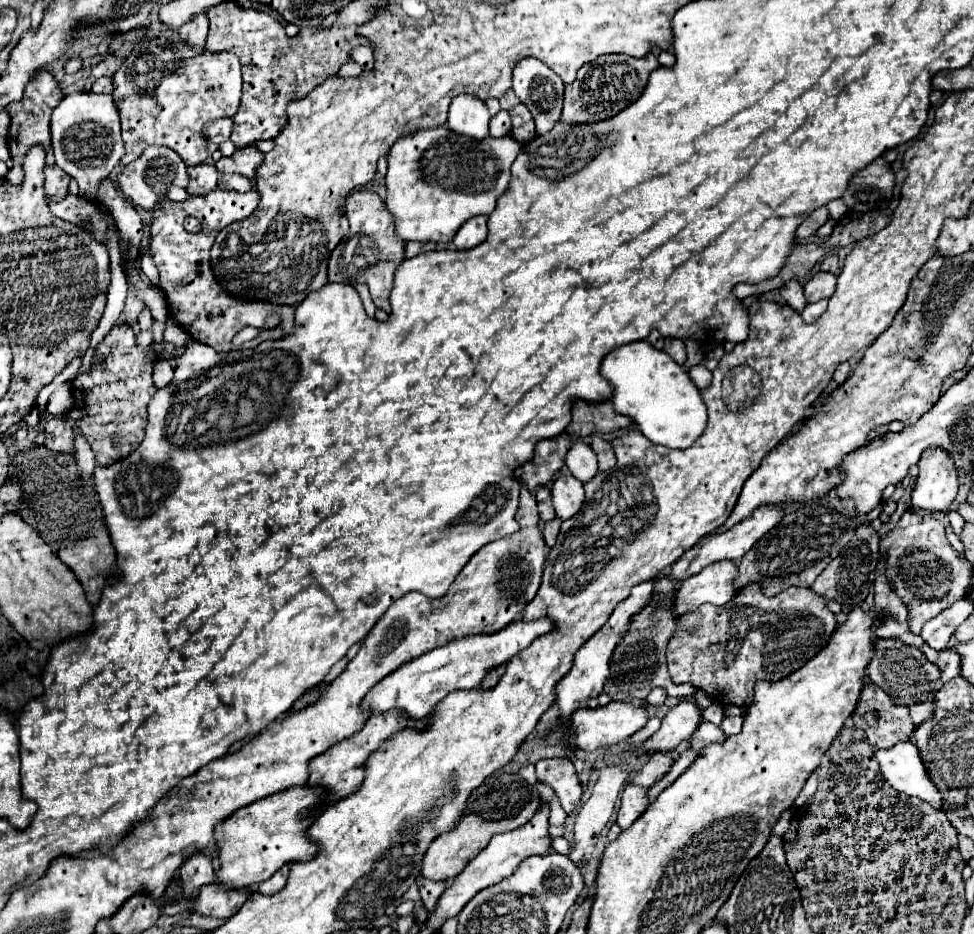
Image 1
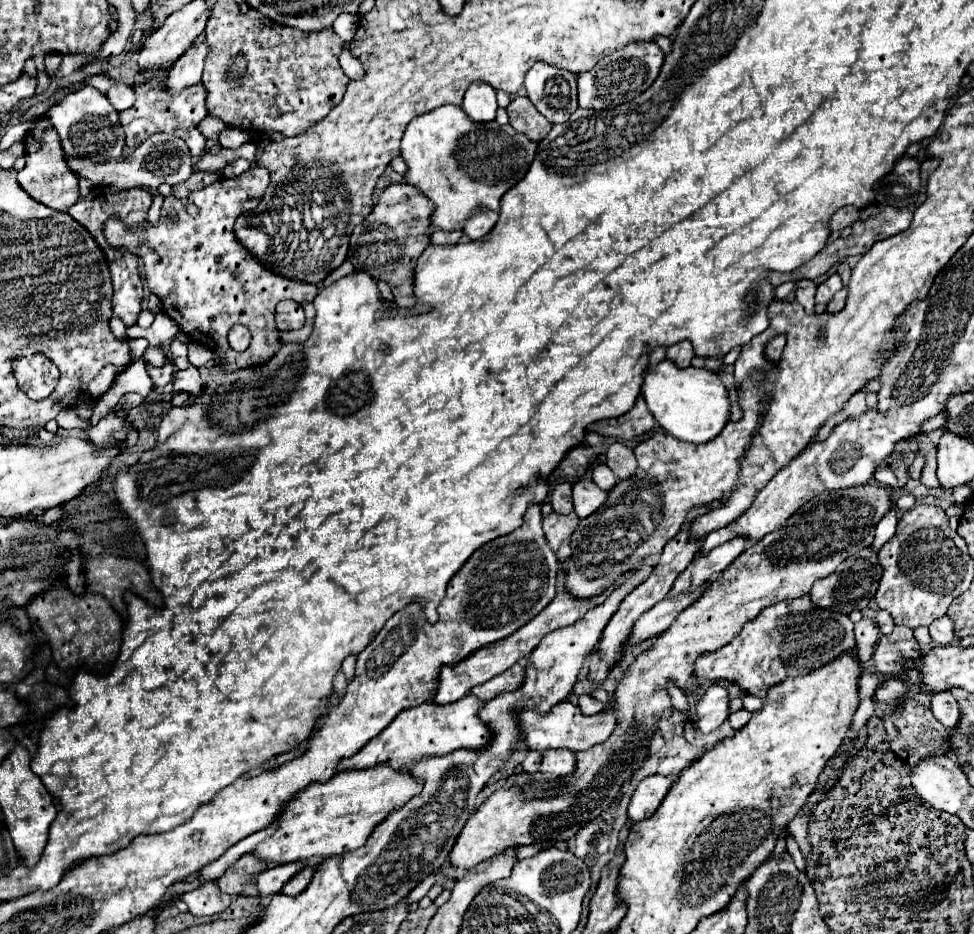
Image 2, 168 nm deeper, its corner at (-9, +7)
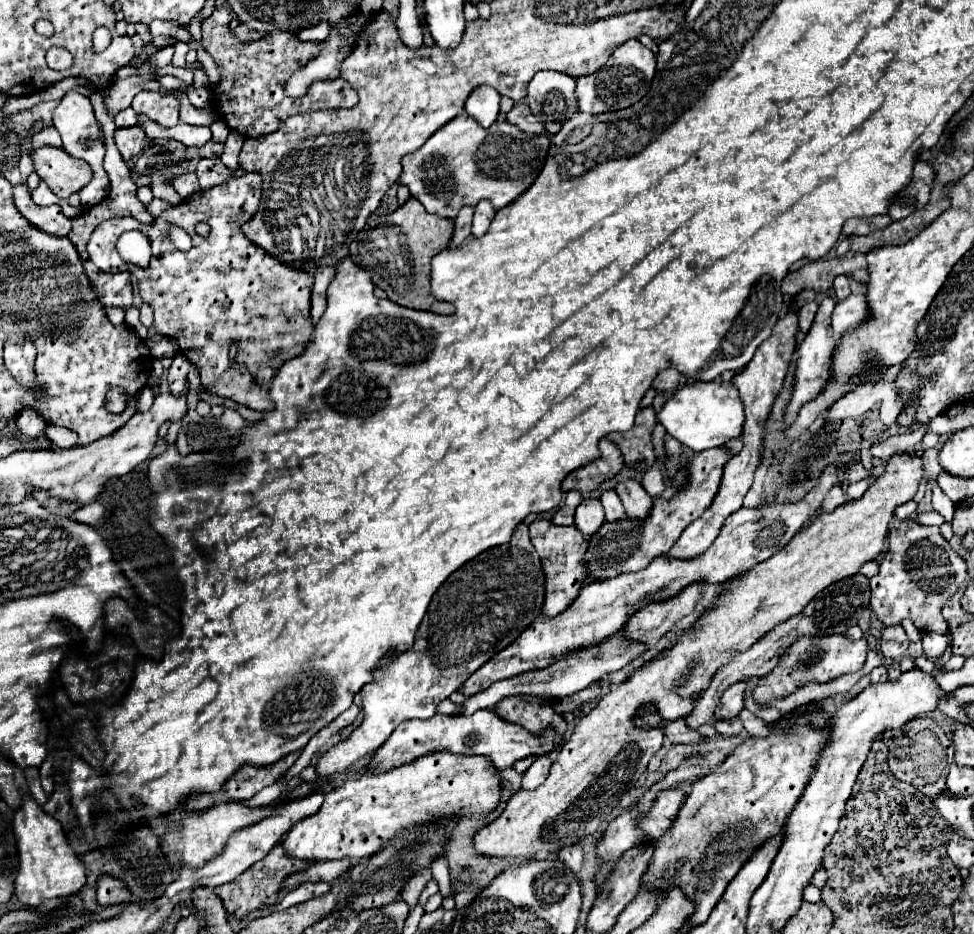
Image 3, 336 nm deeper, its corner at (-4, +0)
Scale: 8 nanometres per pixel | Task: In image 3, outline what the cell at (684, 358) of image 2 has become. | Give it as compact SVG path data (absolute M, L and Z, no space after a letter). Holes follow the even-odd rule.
M666 369L666 371L662 371L662 373L654 379L652 387L654 387L656 391L676 391L678 383L680 383L680 373L674 371L674 369Z

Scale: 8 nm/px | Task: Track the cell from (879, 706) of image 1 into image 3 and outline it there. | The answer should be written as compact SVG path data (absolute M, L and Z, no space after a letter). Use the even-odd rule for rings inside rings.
M928 717L914 719L900 729L886 731L884 743L890 749L888 767L896 779L914 785L918 791L922 791L930 799L946 791L946 775L948 775L950 763L954 761L954 745L942 731L942 727L938 727L932 719Z

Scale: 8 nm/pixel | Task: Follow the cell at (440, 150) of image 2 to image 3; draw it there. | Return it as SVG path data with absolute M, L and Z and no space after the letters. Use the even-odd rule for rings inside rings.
M462 113L454 117L450 123L446 123L442 129L438 129L418 151L402 157L404 171L400 175L400 183L408 187L414 199L420 199L426 211L448 217L448 219L454 219L464 205L474 207L482 199L488 199L494 203L496 209L502 209L510 205L512 201L516 201L534 183L534 179L544 167L548 149L550 149L548 133L530 135L530 133L520 131L516 125L508 121L496 121L484 129L468 113Z

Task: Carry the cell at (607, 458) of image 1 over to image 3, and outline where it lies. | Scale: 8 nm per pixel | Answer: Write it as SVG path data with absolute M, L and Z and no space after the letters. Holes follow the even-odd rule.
M624 481L618 485L616 489L620 501L624 503L624 509L626 509L626 515L640 523L642 519L648 519L650 515L650 509L652 509L652 503L654 499L644 491L644 487L638 483L638 481Z

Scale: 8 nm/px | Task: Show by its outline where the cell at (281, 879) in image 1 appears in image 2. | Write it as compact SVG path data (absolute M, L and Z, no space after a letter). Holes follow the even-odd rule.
M305 866L305 868L299 870L291 880L287 880L287 884L281 888L281 892L287 894L287 896L297 896L297 894L303 892L303 888L309 884L311 872L313 872L313 868L311 868L311 866Z

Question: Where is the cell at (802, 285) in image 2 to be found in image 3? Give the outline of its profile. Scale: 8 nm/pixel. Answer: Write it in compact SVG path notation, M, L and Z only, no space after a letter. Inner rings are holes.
M810 301L810 303L804 303L802 307L800 307L800 331L806 335L808 331L810 331L810 327L812 327L812 321L814 321L814 315L816 315L816 311L818 311L818 303L816 301Z

